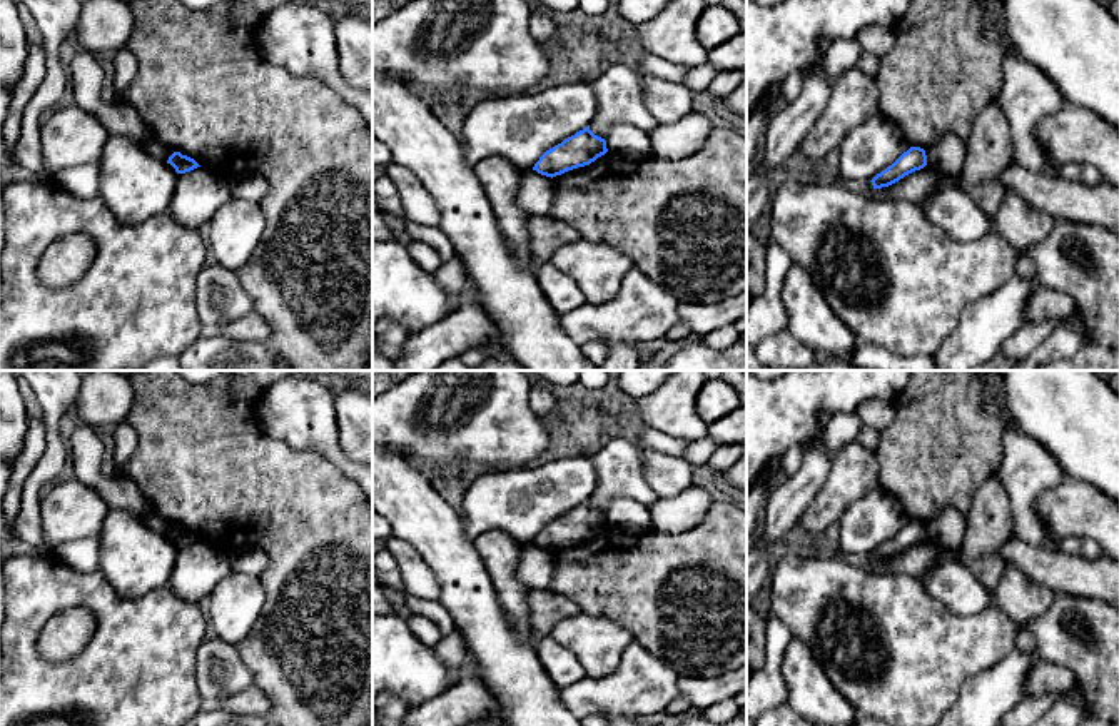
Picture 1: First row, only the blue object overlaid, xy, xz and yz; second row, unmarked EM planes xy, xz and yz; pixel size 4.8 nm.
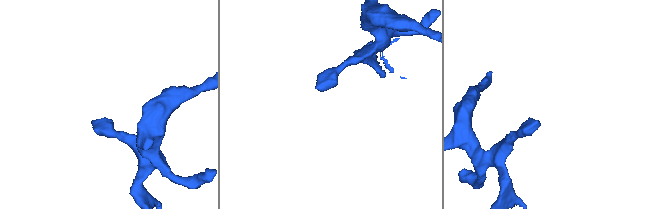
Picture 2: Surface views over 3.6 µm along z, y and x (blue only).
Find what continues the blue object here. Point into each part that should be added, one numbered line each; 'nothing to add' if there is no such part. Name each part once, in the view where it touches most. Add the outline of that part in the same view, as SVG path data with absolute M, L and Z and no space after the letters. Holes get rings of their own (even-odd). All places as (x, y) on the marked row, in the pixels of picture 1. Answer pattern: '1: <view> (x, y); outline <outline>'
nothing to add

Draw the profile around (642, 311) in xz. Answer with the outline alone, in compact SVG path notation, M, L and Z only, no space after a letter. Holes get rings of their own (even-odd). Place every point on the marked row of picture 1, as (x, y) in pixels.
M633 267L616 295L605 304L583 304L560 317L561 329L576 344L650 342L666 337L680 322L678 300L670 290Z

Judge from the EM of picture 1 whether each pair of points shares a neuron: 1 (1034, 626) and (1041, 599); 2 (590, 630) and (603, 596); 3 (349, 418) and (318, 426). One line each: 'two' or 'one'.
1: two
2: two
3: two

